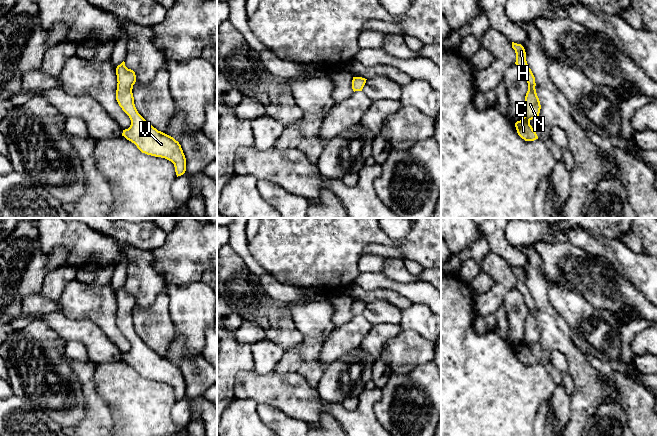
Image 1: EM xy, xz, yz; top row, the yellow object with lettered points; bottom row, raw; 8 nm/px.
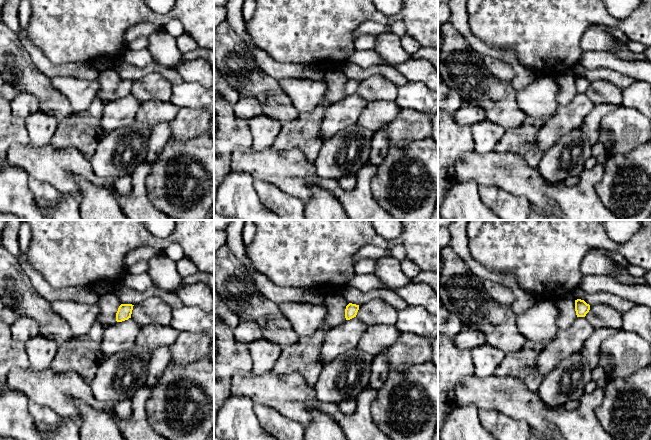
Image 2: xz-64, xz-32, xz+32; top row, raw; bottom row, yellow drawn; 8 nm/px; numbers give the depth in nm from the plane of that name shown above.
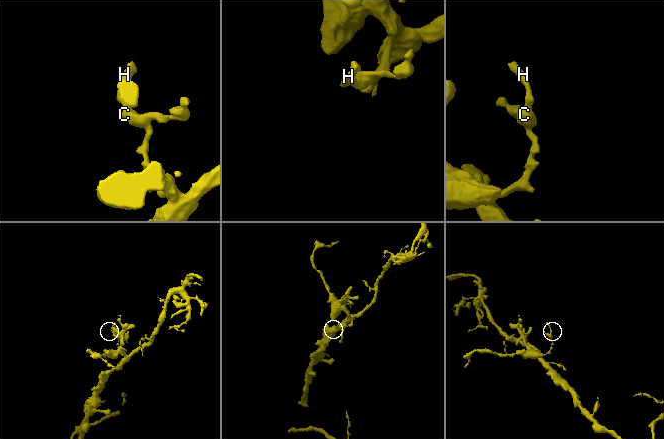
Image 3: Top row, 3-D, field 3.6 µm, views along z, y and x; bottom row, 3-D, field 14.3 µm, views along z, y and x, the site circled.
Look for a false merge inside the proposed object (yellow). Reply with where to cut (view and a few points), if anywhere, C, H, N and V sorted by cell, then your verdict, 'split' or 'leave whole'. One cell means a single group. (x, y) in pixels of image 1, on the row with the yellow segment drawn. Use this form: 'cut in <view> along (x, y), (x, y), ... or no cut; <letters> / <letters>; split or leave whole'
no cut; C H N V; leave whole

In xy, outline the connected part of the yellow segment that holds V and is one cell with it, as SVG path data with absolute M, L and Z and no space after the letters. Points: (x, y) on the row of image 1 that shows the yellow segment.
M123 61L117 66L116 75L116 100L131 120L130 127L123 130L122 136L134 143L142 153L171 161L177 177L183 175L186 171L186 158L179 142L150 125L135 107L132 93L136 82L135 72L128 69Z

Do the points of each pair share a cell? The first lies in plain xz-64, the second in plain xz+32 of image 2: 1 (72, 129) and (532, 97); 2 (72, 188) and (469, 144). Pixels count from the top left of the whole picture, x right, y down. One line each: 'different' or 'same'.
1: different
2: different

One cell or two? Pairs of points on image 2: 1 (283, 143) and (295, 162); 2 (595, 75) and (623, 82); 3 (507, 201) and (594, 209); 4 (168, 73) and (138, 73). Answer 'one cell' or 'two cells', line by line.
1: two cells
2: one cell
3: two cells
4: one cell

